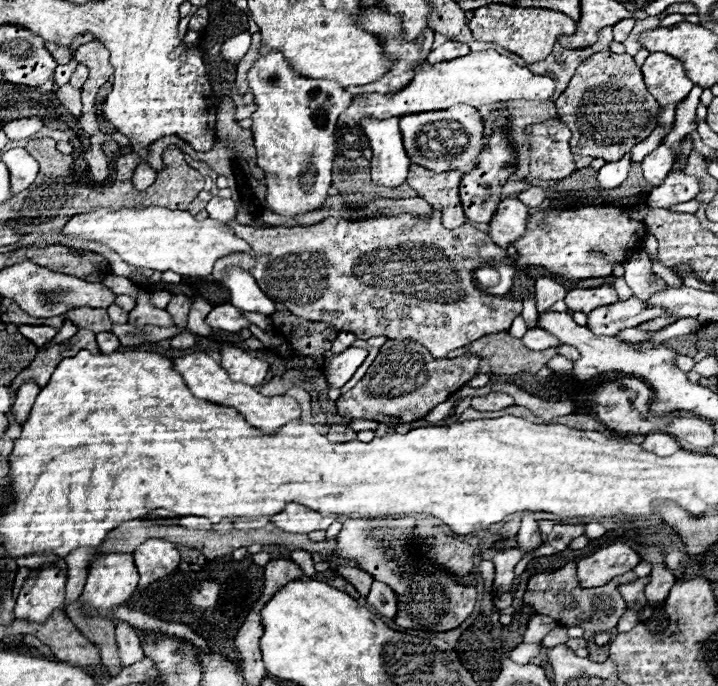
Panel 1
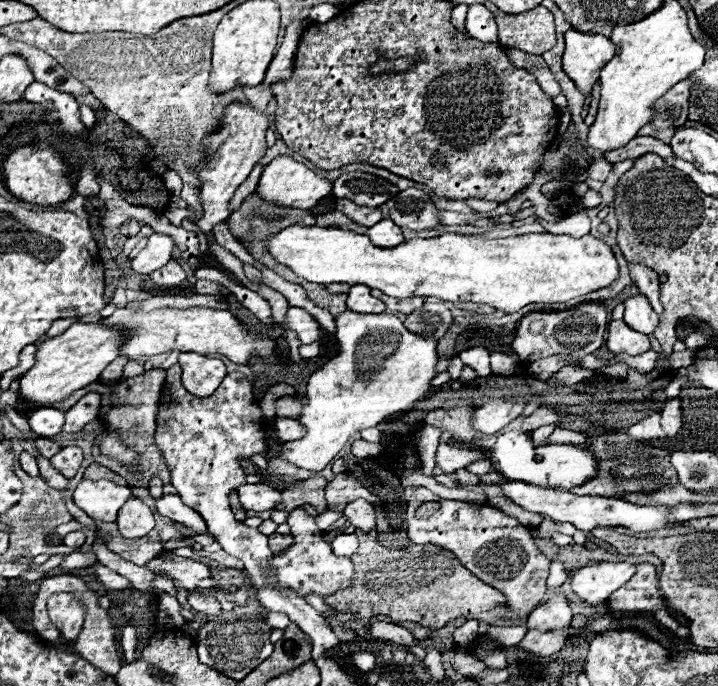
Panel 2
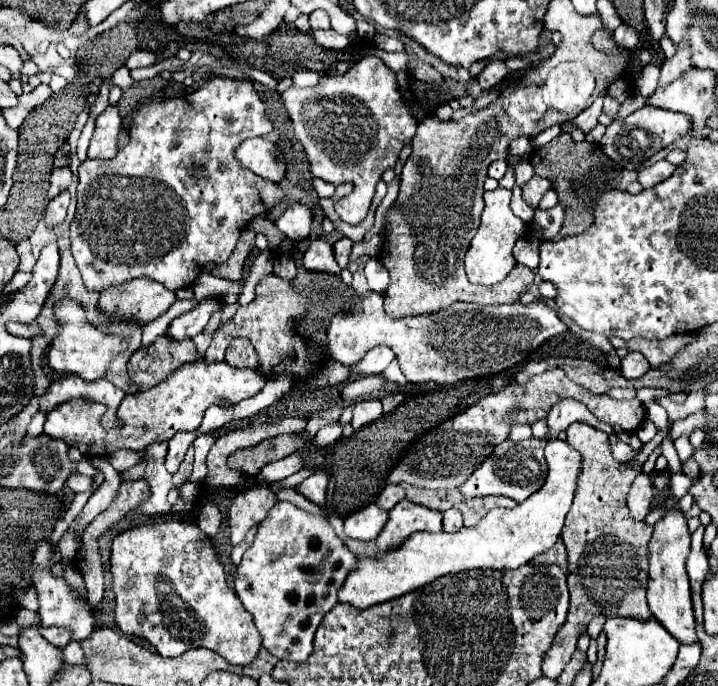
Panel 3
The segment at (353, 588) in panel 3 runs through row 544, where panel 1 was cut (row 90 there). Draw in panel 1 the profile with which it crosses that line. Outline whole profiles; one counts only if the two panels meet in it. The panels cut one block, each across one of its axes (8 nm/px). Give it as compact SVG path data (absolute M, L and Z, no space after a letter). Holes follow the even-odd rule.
M494 50L484 52L470 52L466 56L446 60L440 64L428 64L428 60L420 62L414 70L414 78L406 88L394 94L360 94L352 100L350 108L344 110L338 118L338 126L344 128L360 128L364 118L376 118L386 120L394 116L408 116L408 114L420 114L420 112L432 112L450 108L456 104L468 104L468 106L482 106L492 102L508 102L508 100L534 100L534 102L546 102L554 92L554 78L550 74L536 76L528 68L518 66L508 56L502 56Z

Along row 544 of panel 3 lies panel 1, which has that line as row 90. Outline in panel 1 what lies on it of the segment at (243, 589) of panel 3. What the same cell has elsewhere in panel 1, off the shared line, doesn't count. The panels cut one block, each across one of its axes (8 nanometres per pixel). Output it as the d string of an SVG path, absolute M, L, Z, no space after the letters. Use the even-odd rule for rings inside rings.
M282 52L260 56L248 72L248 84L256 104L250 130L258 166L266 172L268 206L280 216L302 216L320 208L332 184L336 122L354 96L334 80L312 80L298 74Z

